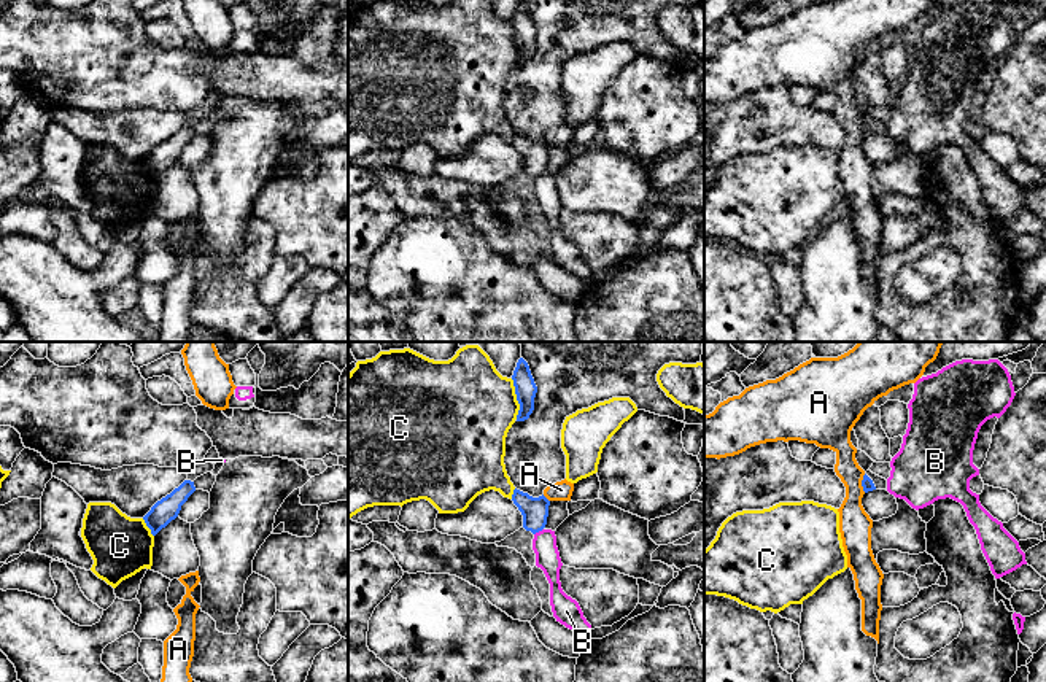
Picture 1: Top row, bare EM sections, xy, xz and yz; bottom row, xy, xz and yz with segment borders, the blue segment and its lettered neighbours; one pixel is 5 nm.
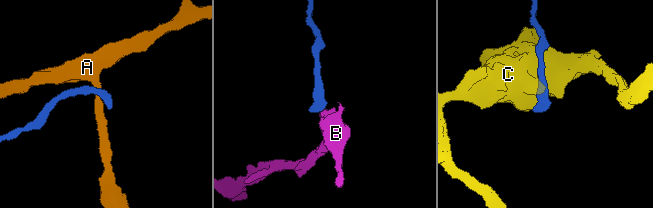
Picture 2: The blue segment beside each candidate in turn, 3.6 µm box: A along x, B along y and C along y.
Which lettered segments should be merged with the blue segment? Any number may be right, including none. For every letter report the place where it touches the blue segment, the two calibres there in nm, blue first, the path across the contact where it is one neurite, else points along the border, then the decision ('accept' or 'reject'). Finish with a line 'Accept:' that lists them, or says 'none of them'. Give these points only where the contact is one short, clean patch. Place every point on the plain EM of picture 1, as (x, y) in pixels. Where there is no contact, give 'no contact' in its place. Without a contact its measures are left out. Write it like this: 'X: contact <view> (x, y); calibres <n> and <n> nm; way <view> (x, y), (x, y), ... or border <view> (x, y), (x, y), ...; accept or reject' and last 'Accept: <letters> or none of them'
A: contact yz (862, 127); calibres 60 and 160 nm; reject
B: contact xz (538, 175); calibres 140 and 130 nm; border xz (542, 172), (534, 178); reject
C: contact xz (517, 43); calibres 110 and 460 nm; reject
Accept: none of them

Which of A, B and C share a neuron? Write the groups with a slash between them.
A / B / C

